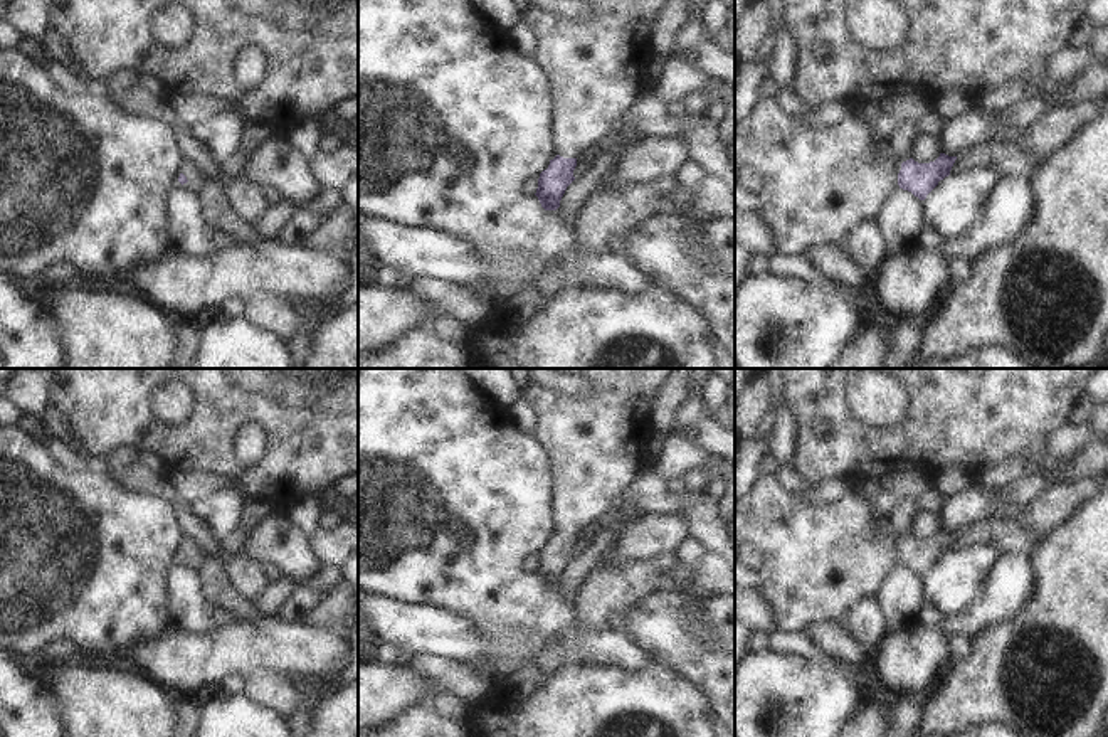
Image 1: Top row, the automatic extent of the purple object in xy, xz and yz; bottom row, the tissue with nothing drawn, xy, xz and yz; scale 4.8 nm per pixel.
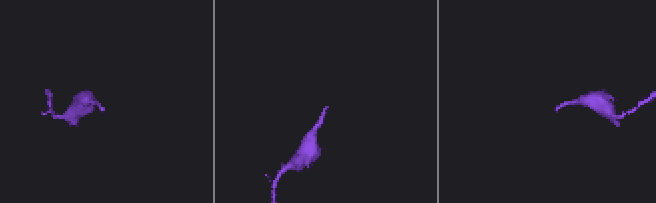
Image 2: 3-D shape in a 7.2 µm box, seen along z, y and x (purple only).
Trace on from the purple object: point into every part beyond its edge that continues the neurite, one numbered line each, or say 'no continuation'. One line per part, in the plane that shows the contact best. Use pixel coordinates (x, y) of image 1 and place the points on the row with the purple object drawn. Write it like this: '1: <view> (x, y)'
1: yz (819, 180)

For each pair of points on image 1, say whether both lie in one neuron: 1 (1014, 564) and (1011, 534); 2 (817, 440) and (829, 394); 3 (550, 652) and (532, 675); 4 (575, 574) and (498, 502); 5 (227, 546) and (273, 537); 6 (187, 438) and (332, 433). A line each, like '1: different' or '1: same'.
1: different
2: same
3: same
4: different
5: different
6: same

